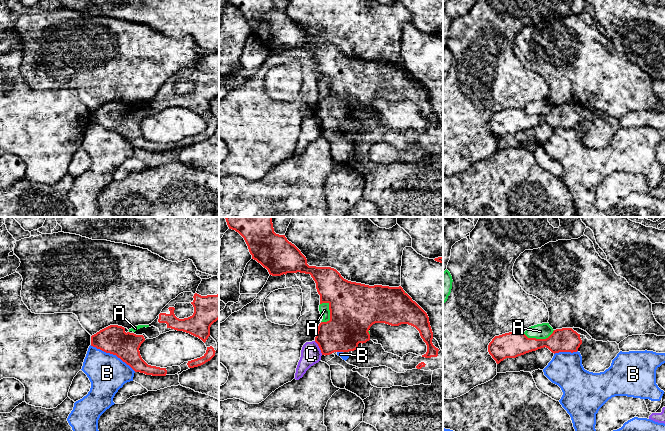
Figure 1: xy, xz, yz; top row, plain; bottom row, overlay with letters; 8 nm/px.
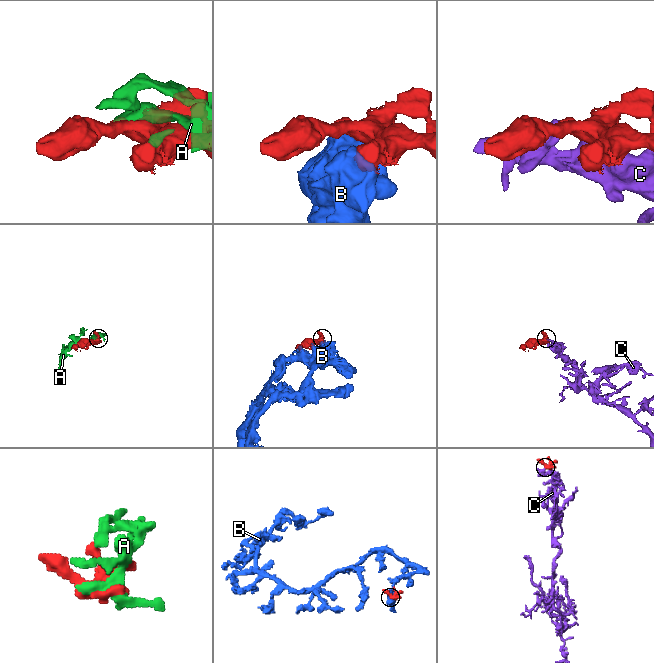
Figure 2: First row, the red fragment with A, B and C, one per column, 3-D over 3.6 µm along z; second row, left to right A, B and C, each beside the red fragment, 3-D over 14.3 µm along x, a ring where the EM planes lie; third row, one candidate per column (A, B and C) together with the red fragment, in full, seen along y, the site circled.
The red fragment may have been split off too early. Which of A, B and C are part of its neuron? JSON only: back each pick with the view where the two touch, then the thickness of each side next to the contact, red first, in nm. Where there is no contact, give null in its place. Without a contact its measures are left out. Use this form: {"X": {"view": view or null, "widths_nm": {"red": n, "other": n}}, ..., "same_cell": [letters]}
{"same_cell": []}

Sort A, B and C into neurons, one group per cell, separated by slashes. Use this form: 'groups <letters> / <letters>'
groups A C / B

